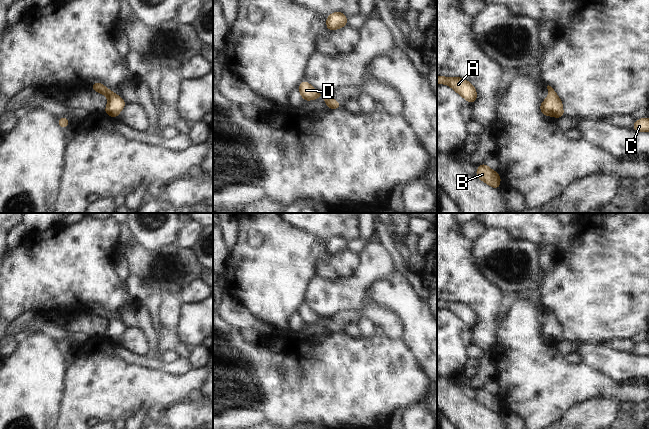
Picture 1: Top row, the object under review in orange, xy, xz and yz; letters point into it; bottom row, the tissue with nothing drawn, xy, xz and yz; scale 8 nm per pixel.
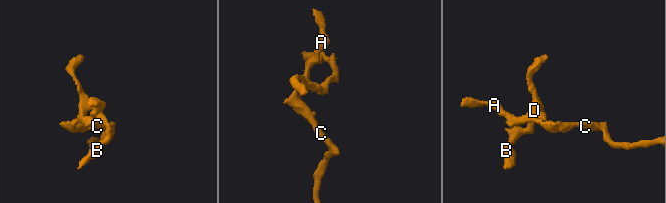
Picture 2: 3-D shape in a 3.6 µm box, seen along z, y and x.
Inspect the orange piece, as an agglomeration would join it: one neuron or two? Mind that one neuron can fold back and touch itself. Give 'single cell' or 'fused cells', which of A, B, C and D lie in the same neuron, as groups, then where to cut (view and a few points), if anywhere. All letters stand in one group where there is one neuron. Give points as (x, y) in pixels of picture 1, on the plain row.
single cell; groups A B C D; cut none

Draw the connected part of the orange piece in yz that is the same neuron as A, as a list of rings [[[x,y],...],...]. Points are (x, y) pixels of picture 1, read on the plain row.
[[[437,300],[437,308],[449,309],[469,327],[474,328],[477,324],[477,316],[475,311],[463,302]]]

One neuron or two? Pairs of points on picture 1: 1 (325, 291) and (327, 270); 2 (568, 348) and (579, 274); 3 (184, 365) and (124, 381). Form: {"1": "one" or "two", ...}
{"1": "two", "2": "two", "3": "two"}

